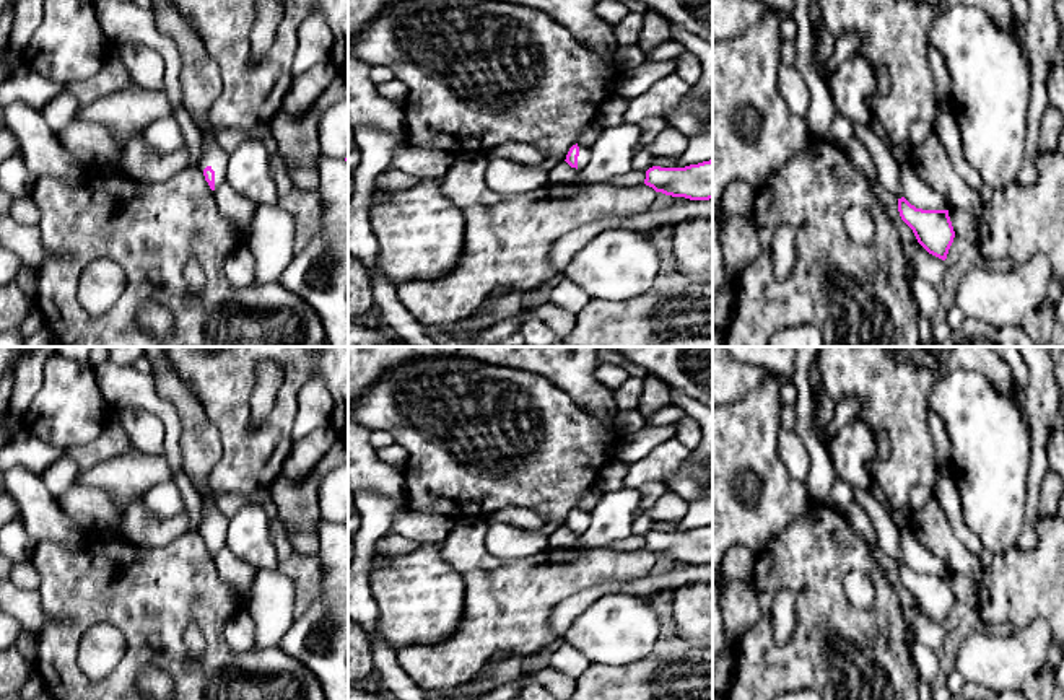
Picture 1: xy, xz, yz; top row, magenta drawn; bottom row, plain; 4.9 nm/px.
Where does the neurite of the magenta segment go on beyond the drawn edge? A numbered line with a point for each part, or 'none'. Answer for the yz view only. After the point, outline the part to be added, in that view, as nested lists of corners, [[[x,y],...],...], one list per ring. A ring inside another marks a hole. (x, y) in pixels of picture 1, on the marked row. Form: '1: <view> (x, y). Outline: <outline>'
1: yz (885, 166). Outline: [[[854,124],[854,137],[869,150],[879,182],[896,199],[901,199],[898,181],[898,163],[892,156],[887,142],[883,142],[870,124]]]

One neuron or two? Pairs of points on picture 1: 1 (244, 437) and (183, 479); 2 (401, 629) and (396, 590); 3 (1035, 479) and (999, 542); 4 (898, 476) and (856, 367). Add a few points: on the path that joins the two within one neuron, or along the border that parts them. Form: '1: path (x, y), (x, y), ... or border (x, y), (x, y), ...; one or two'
1: border (194, 487), (202, 500); two
2: path (401, 619), (401, 599); one
3: border (1032, 454), (1025, 523), (1020, 529); two
4: path (903, 448), (903, 419), (884, 394); one

